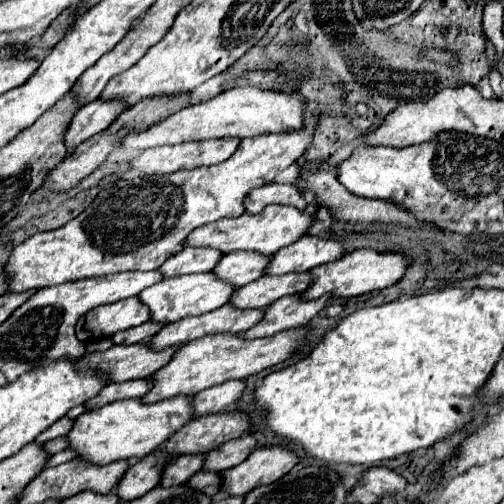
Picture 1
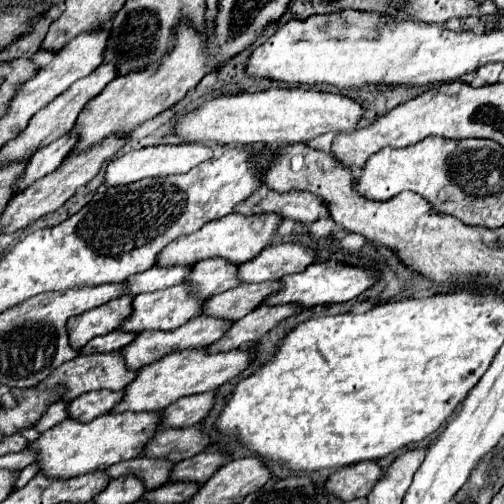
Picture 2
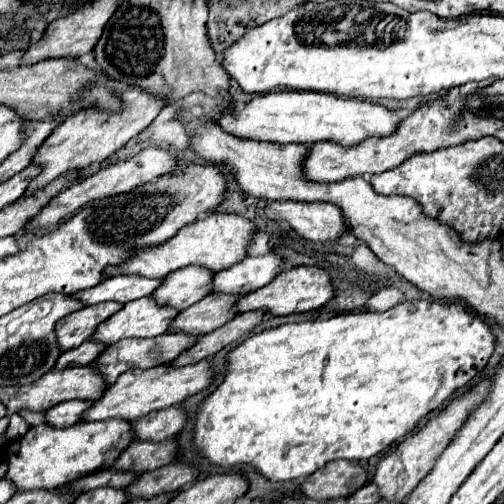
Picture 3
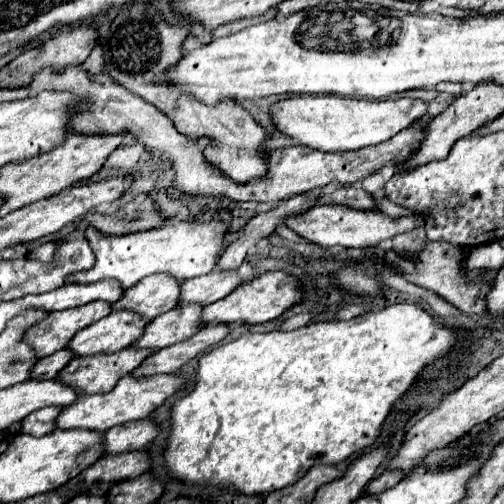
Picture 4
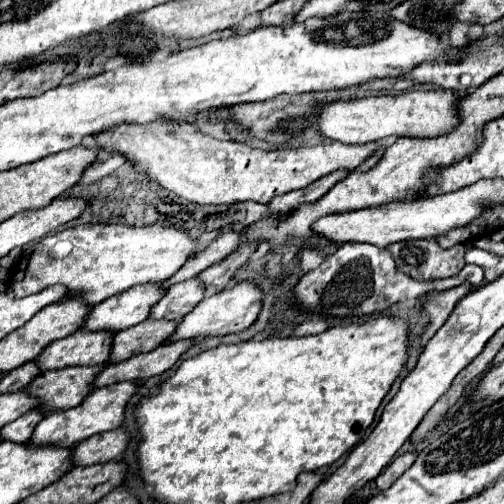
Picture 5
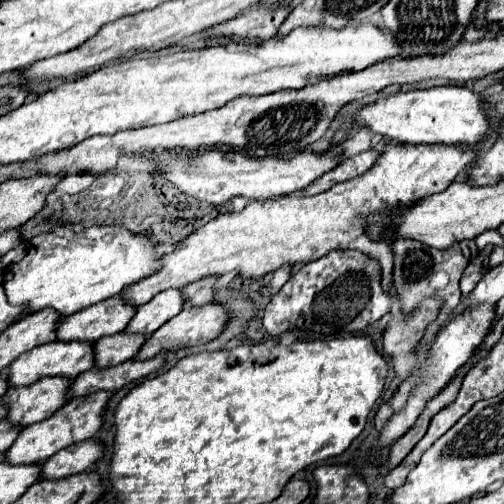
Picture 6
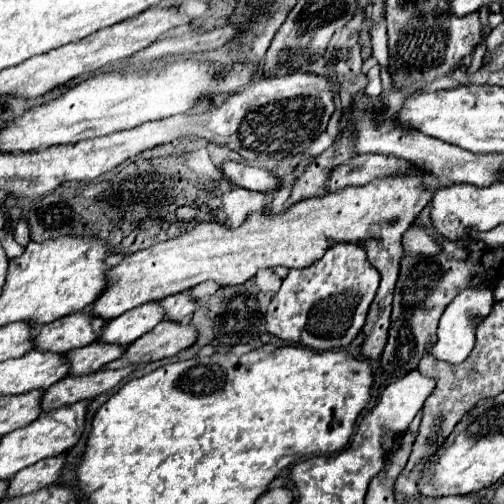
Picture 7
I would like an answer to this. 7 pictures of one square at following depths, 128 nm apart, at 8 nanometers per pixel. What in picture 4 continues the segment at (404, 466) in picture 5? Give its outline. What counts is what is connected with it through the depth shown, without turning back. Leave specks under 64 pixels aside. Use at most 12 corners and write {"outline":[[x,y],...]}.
{"outline":[[380,472],[370,484],[368,494],[384,492],[402,480],[402,472]]}

